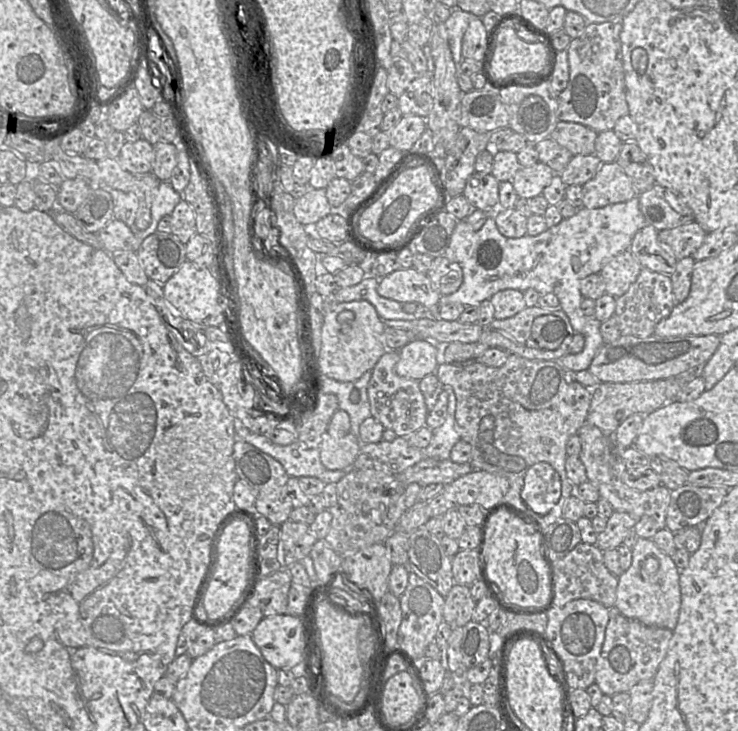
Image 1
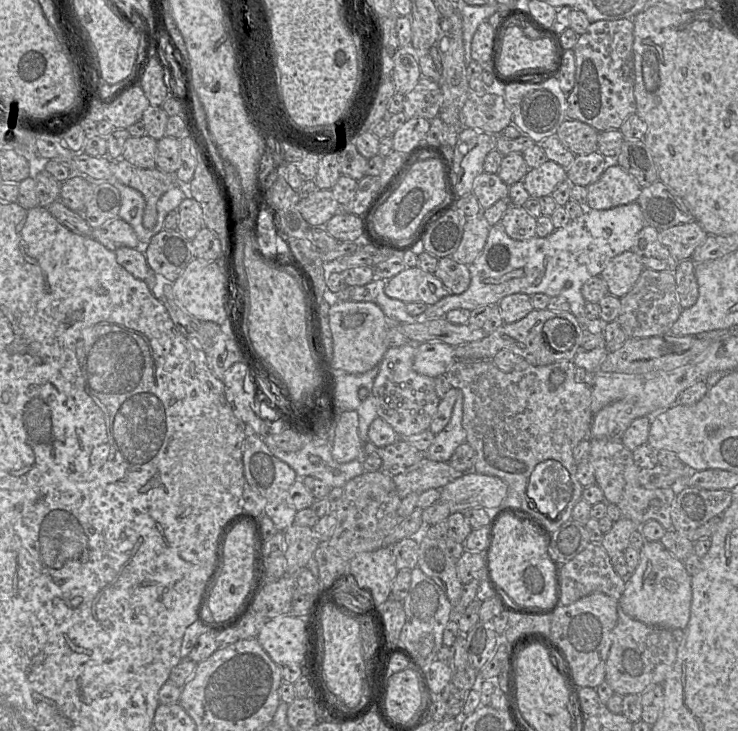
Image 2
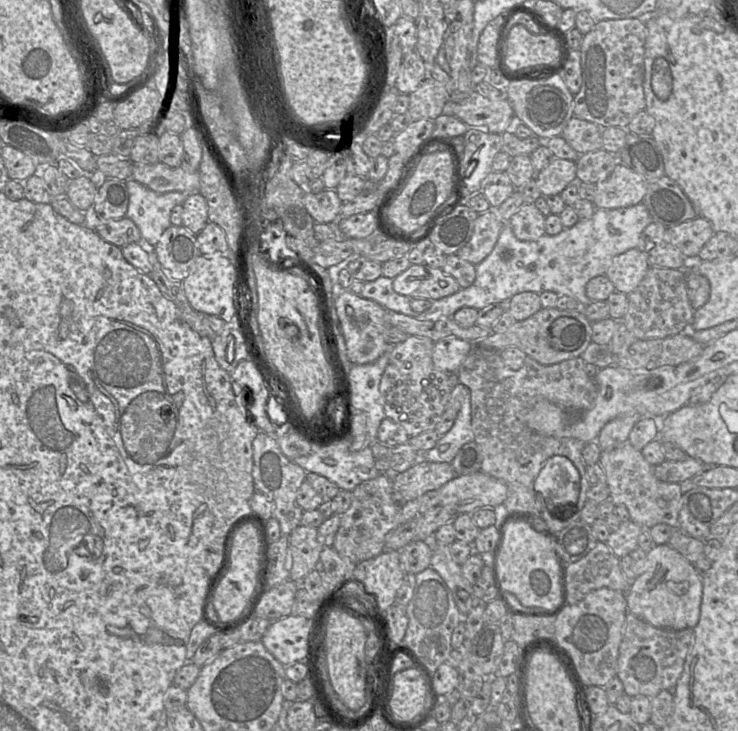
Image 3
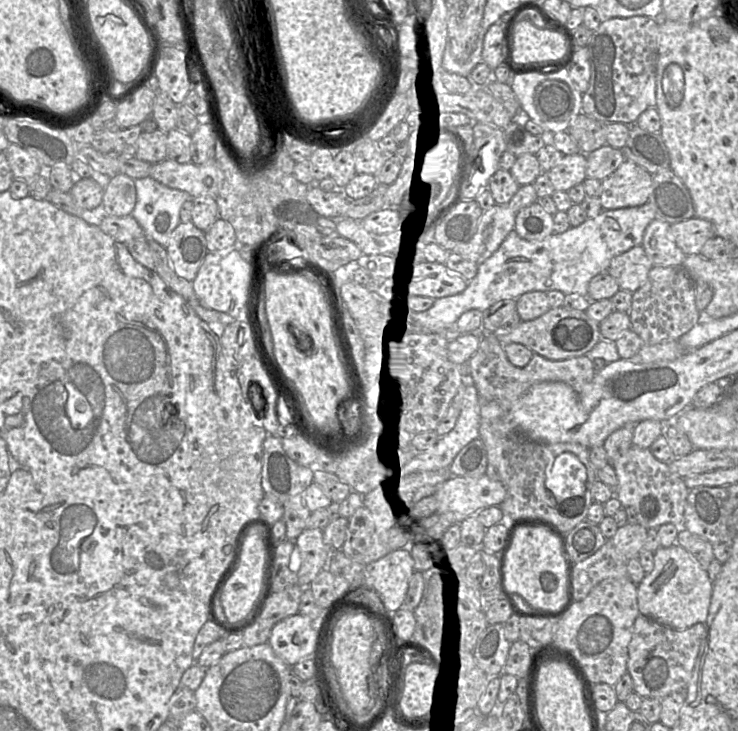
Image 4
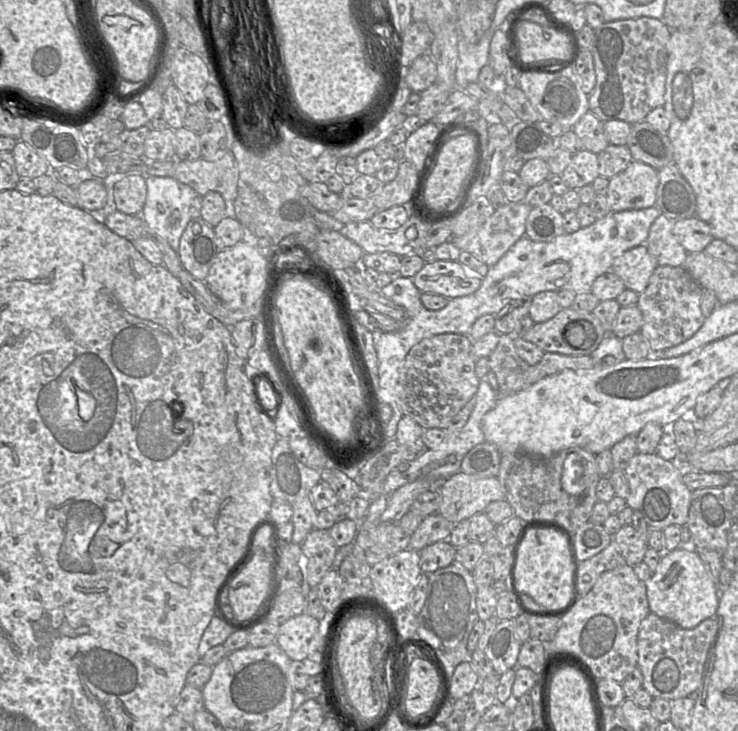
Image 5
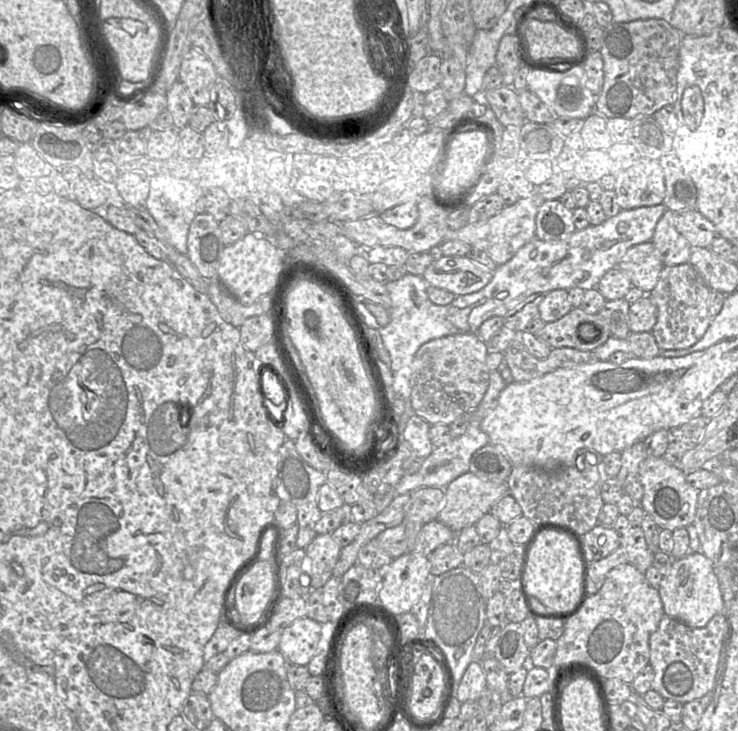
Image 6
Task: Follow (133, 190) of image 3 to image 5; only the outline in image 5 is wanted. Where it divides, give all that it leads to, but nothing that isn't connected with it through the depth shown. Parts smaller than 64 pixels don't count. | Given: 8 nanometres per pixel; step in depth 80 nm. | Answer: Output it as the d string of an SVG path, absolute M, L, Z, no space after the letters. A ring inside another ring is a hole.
M146 177L146 200L140 216L147 225L159 236L164 238L177 252L180 238L191 221L190 206L198 195L190 186L173 177Z

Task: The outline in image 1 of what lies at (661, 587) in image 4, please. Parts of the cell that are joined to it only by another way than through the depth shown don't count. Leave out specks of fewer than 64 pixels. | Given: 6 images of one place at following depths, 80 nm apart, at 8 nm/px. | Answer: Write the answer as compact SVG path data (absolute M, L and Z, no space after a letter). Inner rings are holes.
M639 538L632 548L631 566L618 577L616 607L627 618L646 626L673 630L681 607L680 570L652 539Z

